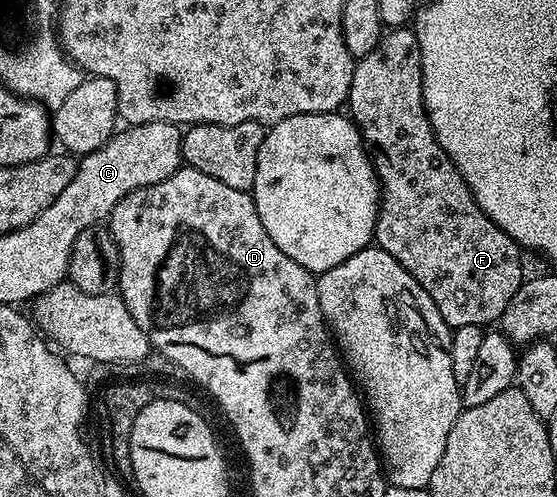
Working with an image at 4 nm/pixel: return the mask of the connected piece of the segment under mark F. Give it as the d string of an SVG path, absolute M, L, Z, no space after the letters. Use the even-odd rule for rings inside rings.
M410 27L384 31L379 45L356 59L346 107L363 136L363 143L370 149L375 174L379 177L381 195L374 243L417 278L425 294L433 298L448 328L494 325L503 315L505 306L509 306L513 294L523 285L524 253L517 241L509 238L509 234L477 206L465 178L461 178L449 154L441 150L423 105L421 50Z

